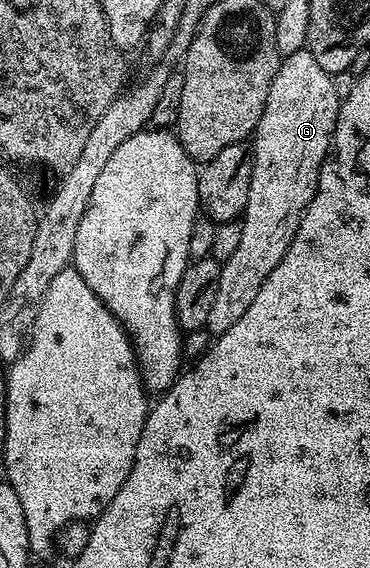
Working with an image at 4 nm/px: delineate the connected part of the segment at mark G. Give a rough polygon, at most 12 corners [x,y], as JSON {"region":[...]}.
{"region":[[305,50],[281,59],[250,144],[238,250],[206,325],[230,330],[316,193],[340,101]]}

